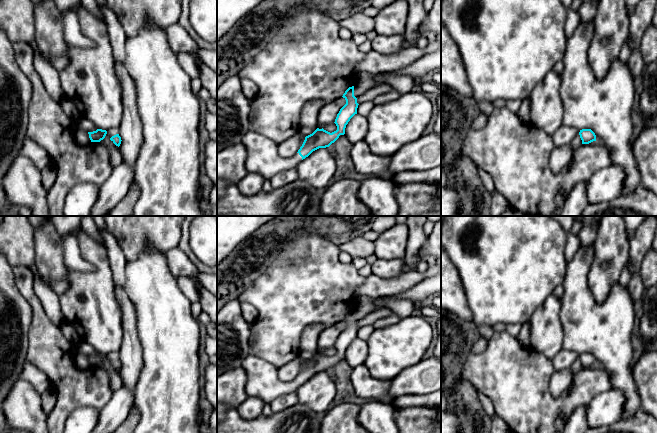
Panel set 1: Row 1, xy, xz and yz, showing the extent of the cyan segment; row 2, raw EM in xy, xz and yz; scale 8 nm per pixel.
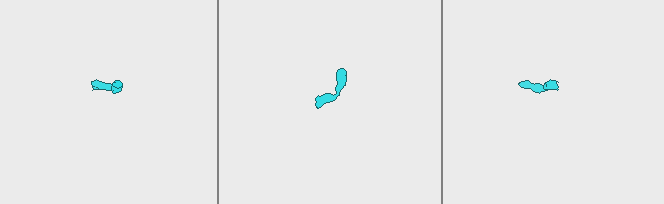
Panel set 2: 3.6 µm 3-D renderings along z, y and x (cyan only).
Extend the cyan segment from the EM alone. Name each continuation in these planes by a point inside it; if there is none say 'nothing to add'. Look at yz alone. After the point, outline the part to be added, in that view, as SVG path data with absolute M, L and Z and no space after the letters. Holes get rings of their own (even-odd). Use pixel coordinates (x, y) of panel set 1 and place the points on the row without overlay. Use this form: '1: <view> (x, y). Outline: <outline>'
nothing to add

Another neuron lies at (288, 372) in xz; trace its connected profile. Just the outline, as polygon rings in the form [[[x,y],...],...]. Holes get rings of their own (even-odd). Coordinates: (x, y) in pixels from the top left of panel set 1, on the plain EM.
[[[298,357],[288,364],[278,368],[279,379],[283,382],[289,382],[295,379],[302,370],[305,361],[306,360],[301,357]]]

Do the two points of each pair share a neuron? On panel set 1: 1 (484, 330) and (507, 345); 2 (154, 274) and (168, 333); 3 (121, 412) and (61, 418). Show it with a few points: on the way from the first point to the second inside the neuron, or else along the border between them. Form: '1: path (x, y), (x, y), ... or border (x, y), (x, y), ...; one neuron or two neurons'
1: border (494, 331), (488, 341); two neurons
2: path (154, 289), (164, 318); one neuron
3: border (114, 392), (111, 398), (99, 410); two neurons

